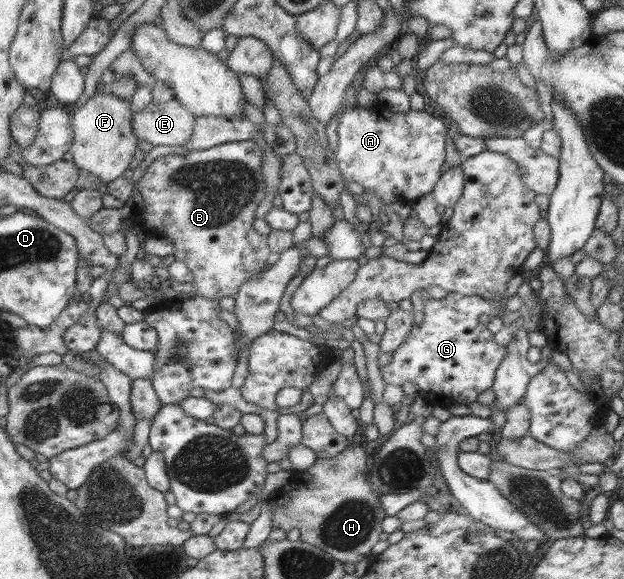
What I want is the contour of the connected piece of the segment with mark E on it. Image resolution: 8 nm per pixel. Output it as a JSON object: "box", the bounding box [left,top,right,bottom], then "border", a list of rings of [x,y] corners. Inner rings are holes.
{"box":[131,99,194,146],"border":[[[175,99],[163,104],[149,103],[141,112],[133,113],[131,131],[137,141],[145,141],[152,146],[183,146],[189,140],[193,119],[194,116]]]}

